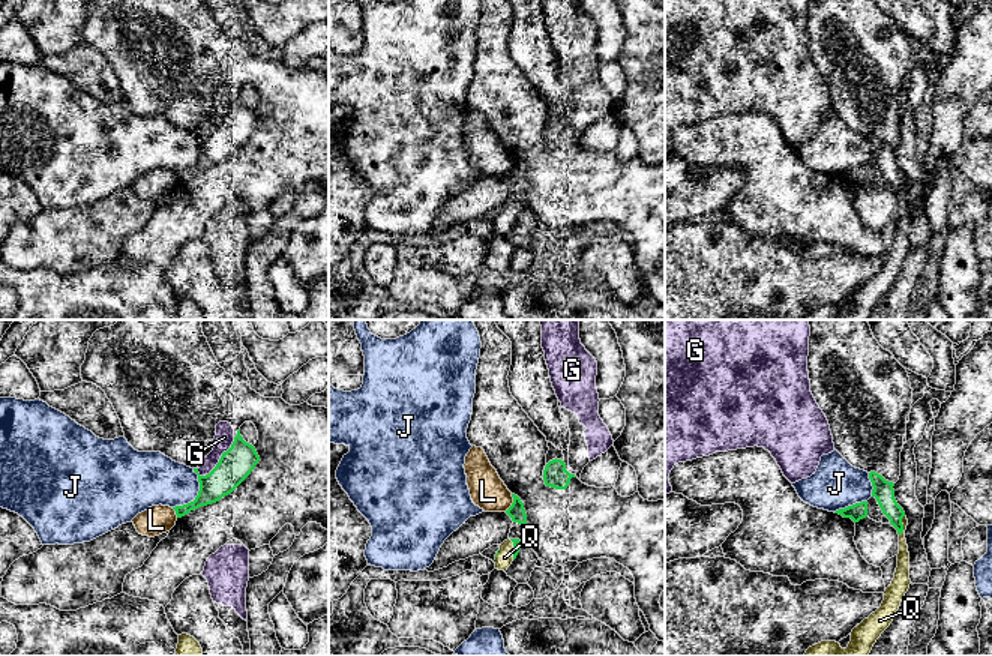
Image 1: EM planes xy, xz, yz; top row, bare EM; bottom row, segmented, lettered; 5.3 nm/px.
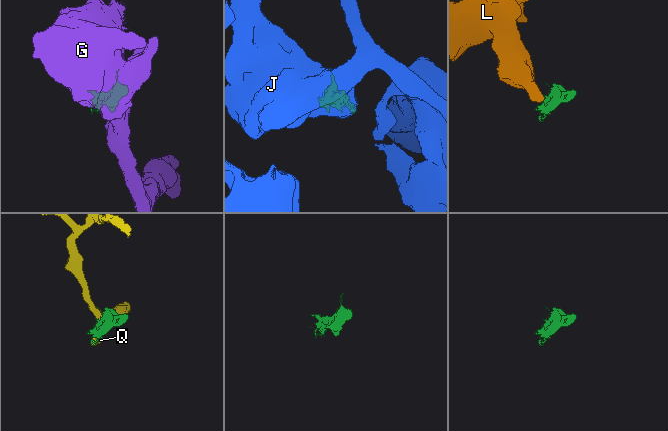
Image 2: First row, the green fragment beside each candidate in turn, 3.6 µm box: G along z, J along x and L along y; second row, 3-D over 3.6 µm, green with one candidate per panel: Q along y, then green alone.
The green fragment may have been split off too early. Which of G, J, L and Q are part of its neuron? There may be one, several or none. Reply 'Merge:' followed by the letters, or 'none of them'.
Merge: Q

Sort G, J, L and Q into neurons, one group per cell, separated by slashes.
G / J / L / Q

